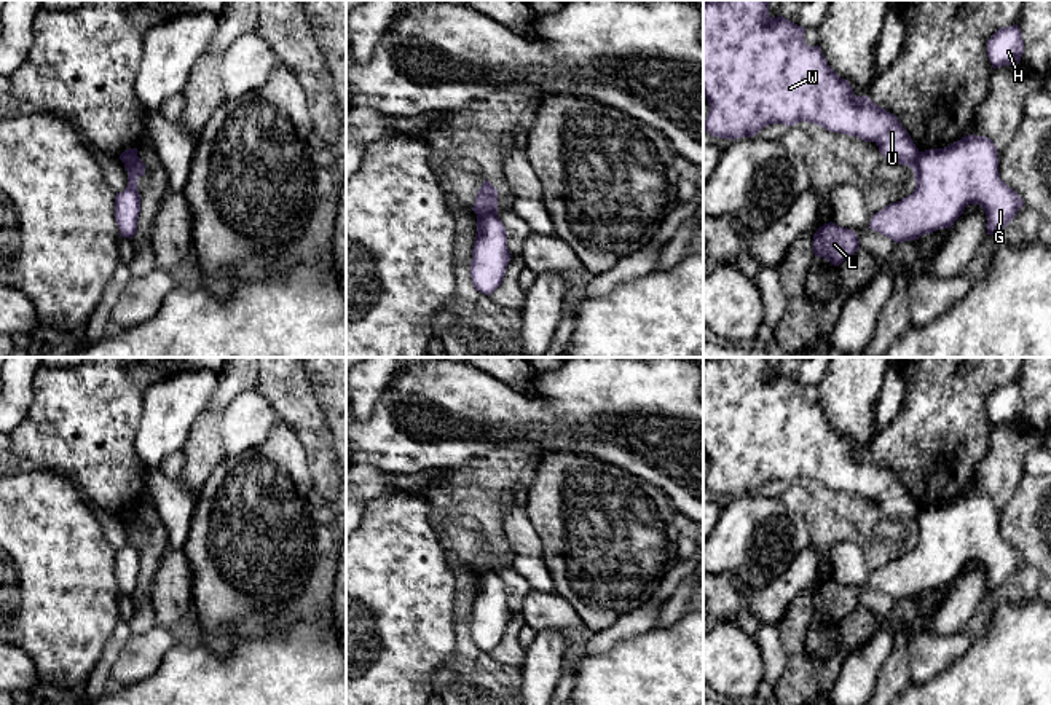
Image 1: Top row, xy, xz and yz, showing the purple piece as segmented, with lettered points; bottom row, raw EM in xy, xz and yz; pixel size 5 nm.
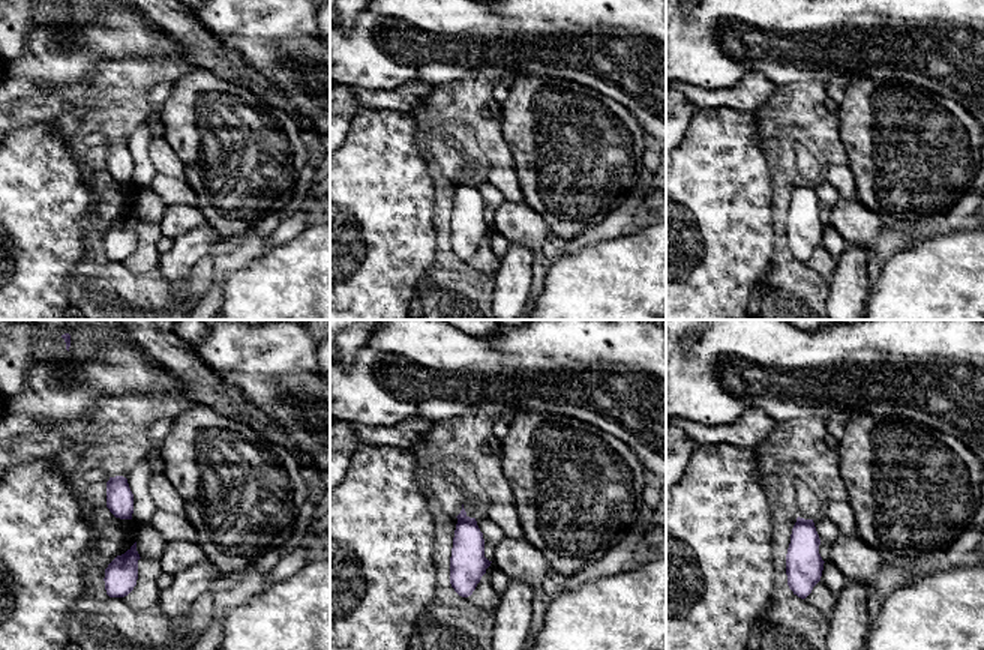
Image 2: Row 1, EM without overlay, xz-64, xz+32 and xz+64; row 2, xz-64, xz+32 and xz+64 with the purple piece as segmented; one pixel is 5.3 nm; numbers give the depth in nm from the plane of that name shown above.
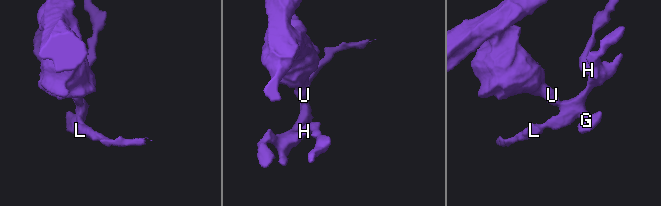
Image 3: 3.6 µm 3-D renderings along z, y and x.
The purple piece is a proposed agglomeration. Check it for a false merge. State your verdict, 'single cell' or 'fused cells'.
fused cells

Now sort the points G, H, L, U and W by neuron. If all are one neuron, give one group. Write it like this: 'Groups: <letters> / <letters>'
Groups: G H L / U W

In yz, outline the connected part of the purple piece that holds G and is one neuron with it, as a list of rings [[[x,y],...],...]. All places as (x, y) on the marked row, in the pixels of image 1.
[[[968,134],[944,147],[920,152],[912,164],[914,193],[876,212],[869,228],[896,244],[951,228],[968,204],[986,211],[987,234],[1002,231],[1024,206],[998,174],[997,147]]]

